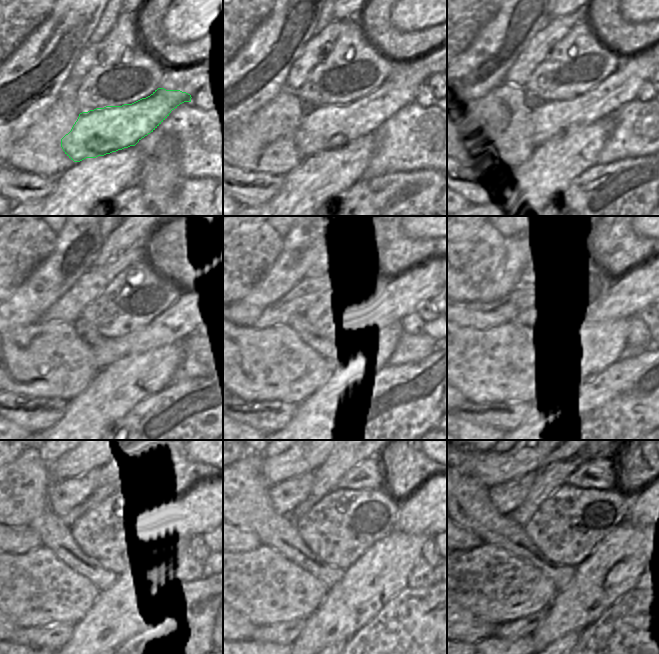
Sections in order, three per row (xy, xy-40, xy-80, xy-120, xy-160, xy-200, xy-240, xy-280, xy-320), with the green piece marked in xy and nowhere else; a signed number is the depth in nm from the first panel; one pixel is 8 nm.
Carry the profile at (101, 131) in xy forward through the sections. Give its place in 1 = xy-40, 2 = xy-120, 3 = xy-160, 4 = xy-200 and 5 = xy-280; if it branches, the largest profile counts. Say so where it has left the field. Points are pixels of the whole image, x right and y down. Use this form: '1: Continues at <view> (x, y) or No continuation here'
1: Continues at xy-40 (332, 126)
2: Continues at xy-120 (184, 295)
3: Continues at xy-160 (407, 291)
4: Continues at xy-200 (644, 285)
5: Continues at xy-280 (426, 510)

